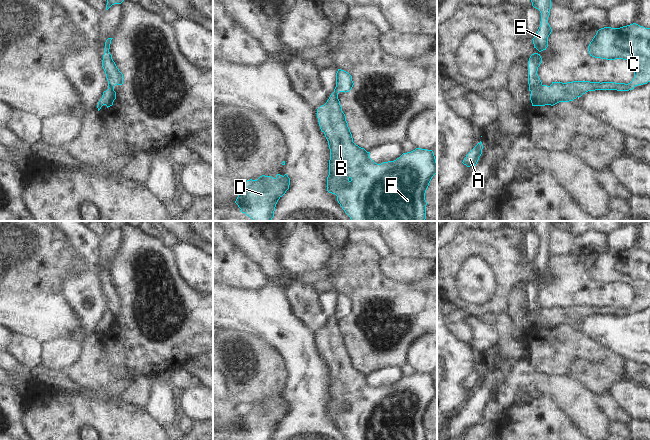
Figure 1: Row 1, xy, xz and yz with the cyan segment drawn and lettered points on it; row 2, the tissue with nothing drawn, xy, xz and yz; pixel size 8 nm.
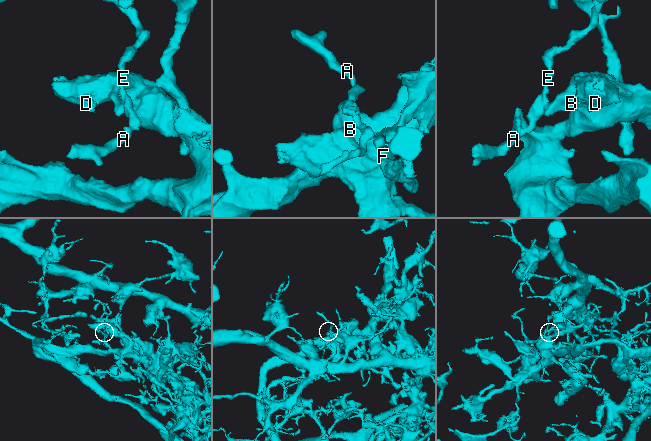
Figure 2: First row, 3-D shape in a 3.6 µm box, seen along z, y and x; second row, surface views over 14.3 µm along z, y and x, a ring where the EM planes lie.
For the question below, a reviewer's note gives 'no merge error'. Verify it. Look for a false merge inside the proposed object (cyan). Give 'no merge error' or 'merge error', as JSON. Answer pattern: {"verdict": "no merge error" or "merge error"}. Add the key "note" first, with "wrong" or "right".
{"note": "wrong", "verdict": "merge error"}

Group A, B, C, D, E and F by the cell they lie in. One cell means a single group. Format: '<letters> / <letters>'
A E / B C D F

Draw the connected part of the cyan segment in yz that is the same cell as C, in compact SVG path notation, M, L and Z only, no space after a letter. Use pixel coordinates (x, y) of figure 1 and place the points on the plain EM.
M636 247L620 252L601 252L590 266L588 275L595 282L628 284L634 292L633 304L628 308L590 305L552 306L550 310L540 308L532 312L532 330L573 325L588 315L629 315L650 306L650 252Z

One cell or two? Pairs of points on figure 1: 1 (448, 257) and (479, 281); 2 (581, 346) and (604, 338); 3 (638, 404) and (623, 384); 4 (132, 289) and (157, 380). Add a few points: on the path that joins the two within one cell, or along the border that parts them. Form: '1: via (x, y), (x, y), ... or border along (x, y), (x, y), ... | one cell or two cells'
1: border along (483, 260), (464, 262), (457, 290) | two cells
2: border along (573, 331), (615, 352) | two cells
3: via (633, 399), (624, 389) | one cell
4: border along (166, 372), (153, 374), (150, 377) | two cells

